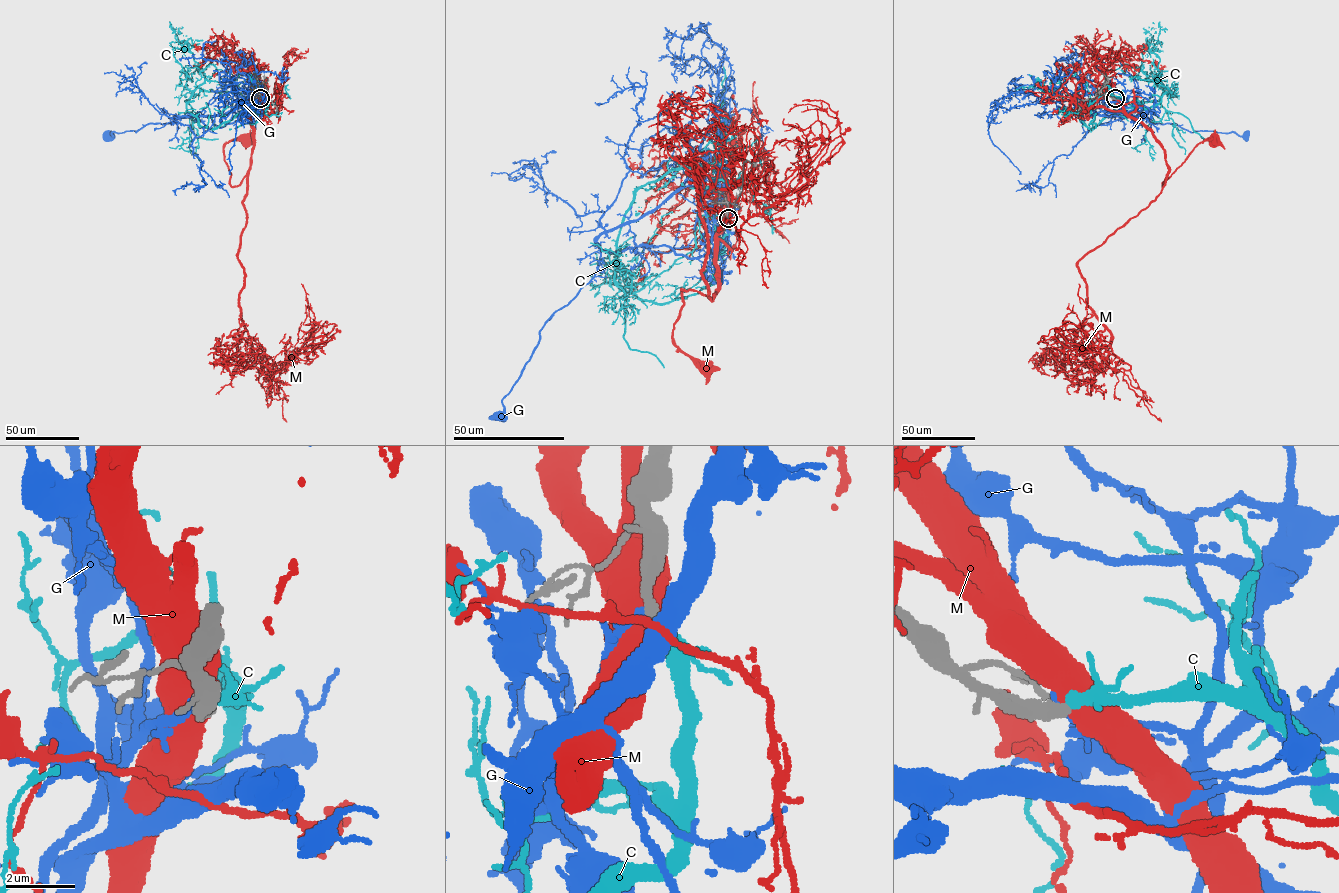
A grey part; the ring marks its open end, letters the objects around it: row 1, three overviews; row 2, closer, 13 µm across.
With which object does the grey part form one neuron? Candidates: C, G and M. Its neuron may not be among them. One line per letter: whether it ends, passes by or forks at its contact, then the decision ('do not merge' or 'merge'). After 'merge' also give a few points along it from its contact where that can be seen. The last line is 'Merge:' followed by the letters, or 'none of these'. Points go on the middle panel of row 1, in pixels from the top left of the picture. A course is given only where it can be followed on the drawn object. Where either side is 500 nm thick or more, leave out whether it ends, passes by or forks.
C: it ends | merge | via (728, 218), (697, 293), (657, 303), (615, 280), (633, 195), (672, 170), (713, 166), (772, 209)
G: it ends | do not merge
M: do not merge
Merge: C

